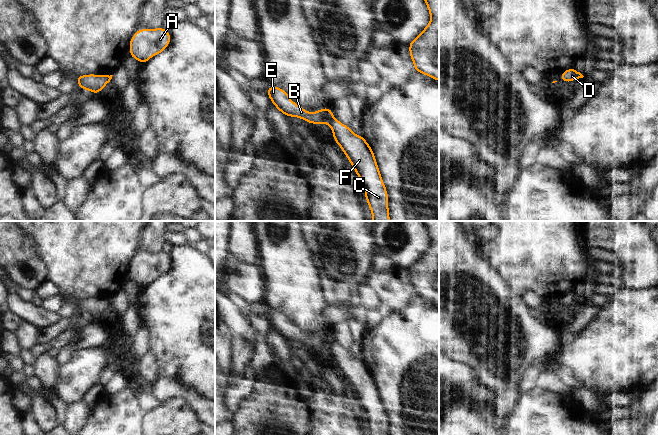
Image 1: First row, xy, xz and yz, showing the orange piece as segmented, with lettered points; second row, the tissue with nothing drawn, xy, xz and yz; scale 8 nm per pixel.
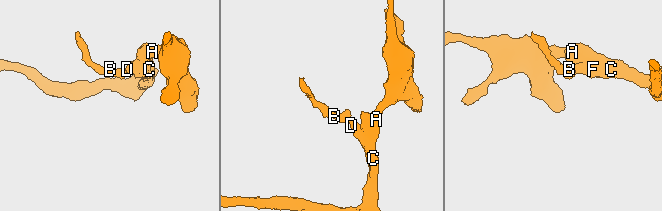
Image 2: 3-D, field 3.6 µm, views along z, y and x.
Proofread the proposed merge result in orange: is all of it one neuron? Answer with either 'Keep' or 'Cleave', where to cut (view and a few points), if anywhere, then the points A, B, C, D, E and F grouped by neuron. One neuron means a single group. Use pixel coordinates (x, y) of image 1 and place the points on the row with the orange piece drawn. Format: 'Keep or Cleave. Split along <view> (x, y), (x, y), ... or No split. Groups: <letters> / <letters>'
Cleave. Split along xz (334, 117), (329, 123). Groups: A C D F / B E.

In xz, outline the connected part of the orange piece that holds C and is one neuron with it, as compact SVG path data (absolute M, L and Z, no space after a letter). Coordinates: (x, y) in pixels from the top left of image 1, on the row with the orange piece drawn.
M335 117L330 122L330 128L334 142L340 146L360 178L365 199L372 213L371 221L390 221L389 197L386 184L382 182L374 150L361 134L355 135L350 127Z

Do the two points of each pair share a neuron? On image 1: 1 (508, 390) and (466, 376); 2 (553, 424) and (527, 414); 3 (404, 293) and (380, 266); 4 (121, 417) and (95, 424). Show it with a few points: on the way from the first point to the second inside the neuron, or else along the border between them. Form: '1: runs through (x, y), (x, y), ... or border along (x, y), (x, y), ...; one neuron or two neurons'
1: border along (465, 364), (493, 392), (492, 402); two neurons
2: runs through (547, 424), (541, 424), (533, 417); one neuron
3: border along (393, 264), (386, 270), (373, 273); two neurons
4: runs through (115, 421), (112, 424), (101, 424); one neuron

